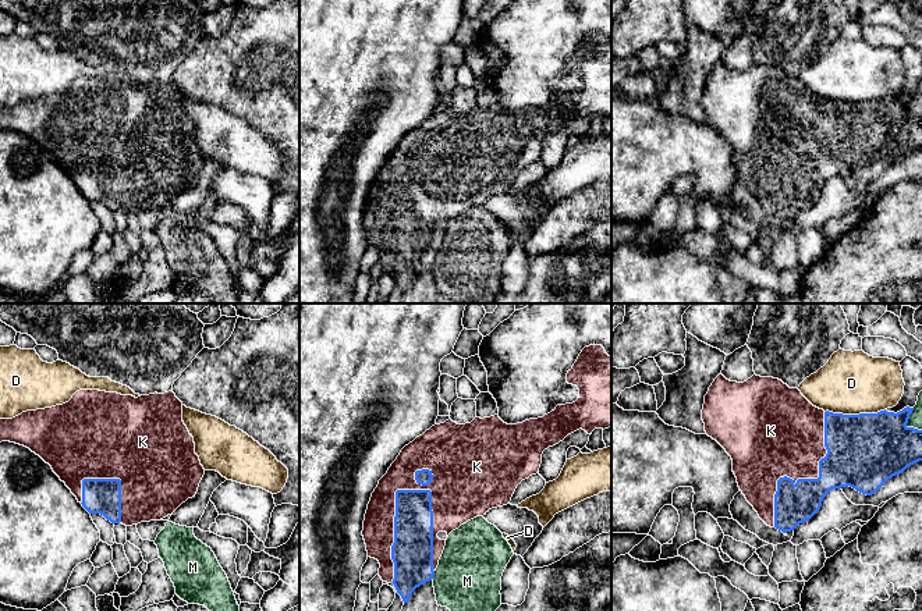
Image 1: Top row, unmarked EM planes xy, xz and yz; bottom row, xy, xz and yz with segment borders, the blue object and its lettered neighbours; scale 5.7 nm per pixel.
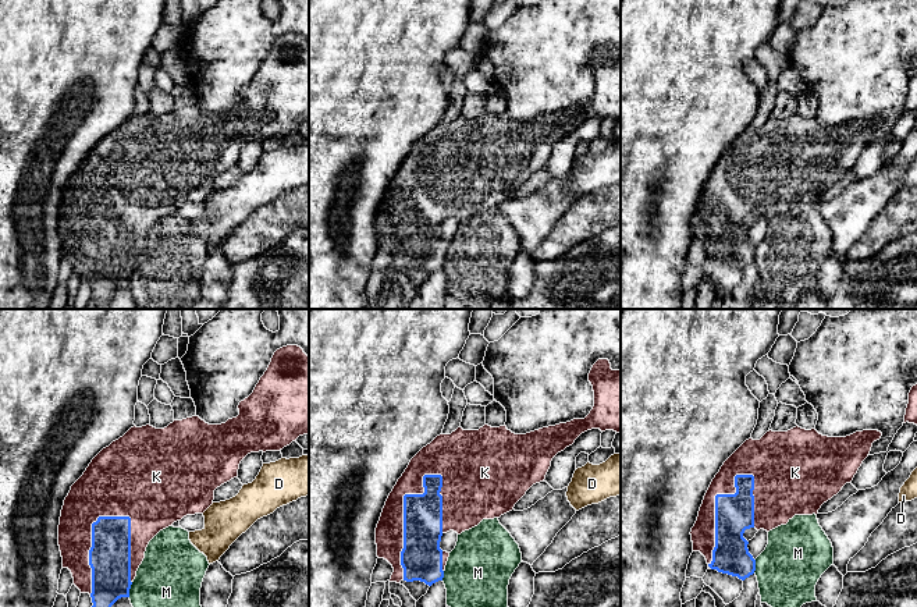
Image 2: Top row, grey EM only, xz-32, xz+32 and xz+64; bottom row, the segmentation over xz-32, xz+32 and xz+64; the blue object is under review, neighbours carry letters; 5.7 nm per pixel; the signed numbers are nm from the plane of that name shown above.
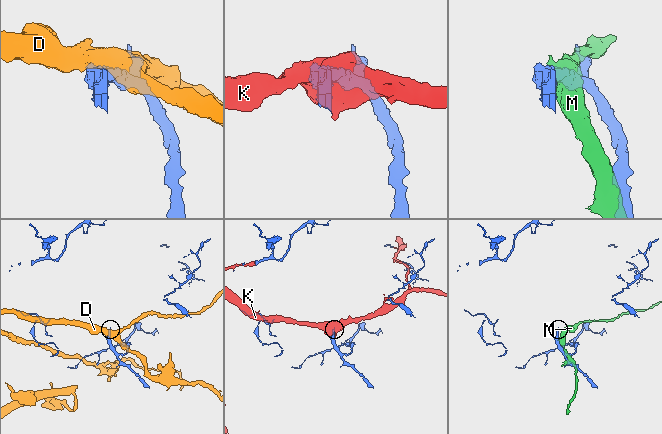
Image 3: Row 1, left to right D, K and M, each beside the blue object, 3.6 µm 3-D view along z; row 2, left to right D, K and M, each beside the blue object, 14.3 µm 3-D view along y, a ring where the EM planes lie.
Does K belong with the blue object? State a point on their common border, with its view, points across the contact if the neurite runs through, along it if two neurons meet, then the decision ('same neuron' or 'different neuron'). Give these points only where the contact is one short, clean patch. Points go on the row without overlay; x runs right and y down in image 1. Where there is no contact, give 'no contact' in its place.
contact xz (394, 209); same neuron

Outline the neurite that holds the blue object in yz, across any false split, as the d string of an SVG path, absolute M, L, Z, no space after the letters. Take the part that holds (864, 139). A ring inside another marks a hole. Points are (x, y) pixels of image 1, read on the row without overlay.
M719 63L705 84L702 109L706 122L731 145L738 175L759 206L767 214L787 221L809 209L830 178L850 174L872 184L889 167L922 149L922 118L907 114L912 99L907 95L897 102L886 97L859 103L825 100L813 95L798 77L790 77L779 67L753 63L747 70L737 71Z

